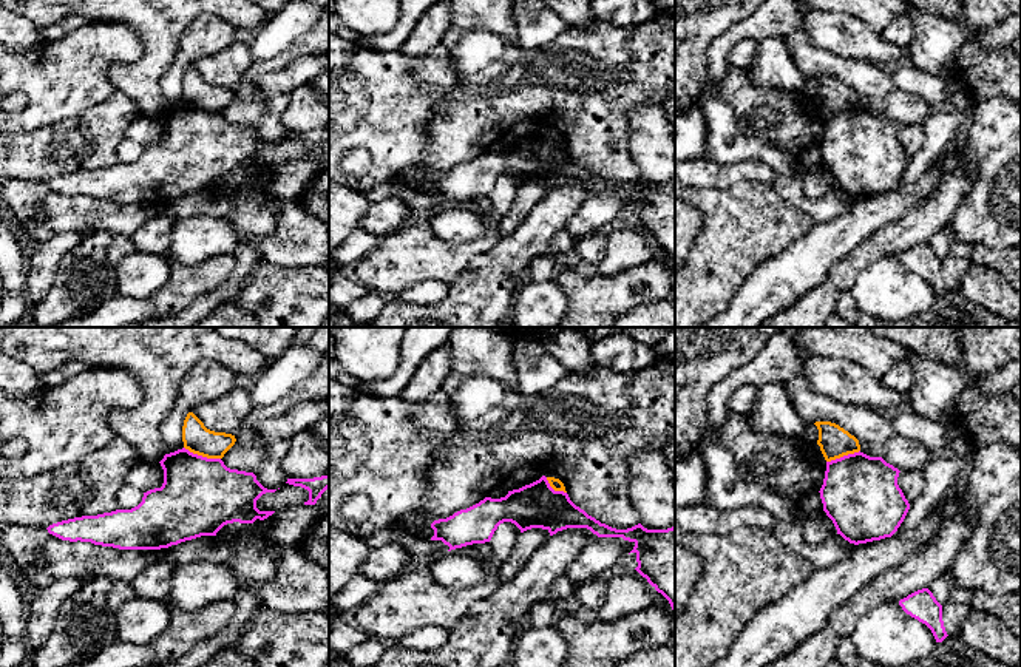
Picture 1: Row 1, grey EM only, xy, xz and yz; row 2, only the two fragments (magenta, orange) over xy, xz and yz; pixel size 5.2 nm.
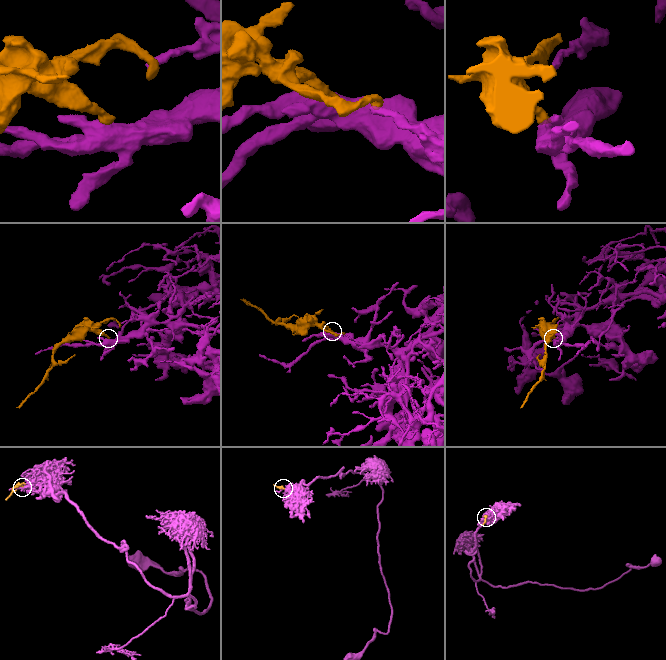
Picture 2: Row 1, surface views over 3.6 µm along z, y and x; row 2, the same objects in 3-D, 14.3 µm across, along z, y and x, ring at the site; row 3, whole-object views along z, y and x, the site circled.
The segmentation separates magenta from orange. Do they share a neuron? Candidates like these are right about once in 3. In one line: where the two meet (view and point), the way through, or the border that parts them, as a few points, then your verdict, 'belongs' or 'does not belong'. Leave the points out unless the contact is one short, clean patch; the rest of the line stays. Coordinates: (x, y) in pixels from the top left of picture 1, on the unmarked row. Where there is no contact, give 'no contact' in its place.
contact xy (201, 110); does not belong

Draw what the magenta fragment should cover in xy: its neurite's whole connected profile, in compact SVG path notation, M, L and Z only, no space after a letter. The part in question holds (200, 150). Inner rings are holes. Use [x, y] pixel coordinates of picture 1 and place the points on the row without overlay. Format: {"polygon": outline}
{"polygon": "M182 102L165 108L161 142L144 147L142 156L131 164L116 164L97 170L82 170L49 179L49 188L70 196L91 196L119 204L161 204L201 190L216 190L227 178L253 178L275 165L259 165L256 154L276 144L264 142L253 127L230 124L221 113L207 113Z"}

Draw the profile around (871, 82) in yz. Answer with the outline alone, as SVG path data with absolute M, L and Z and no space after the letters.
M802 28L786 36L791 59L806 79L831 76L848 85L859 94L860 107L870 111L882 111L885 99L896 85L880 65L863 60L850 60L833 51L816 46Z

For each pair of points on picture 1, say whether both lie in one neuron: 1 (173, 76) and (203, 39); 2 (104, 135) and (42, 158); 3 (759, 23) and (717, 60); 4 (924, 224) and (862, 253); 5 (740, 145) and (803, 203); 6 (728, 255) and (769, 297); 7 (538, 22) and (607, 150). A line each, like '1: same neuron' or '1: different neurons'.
1: same neuron
2: same neuron
3: same neuron
4: same neuron
5: same neuron
6: different neurons
7: different neurons

